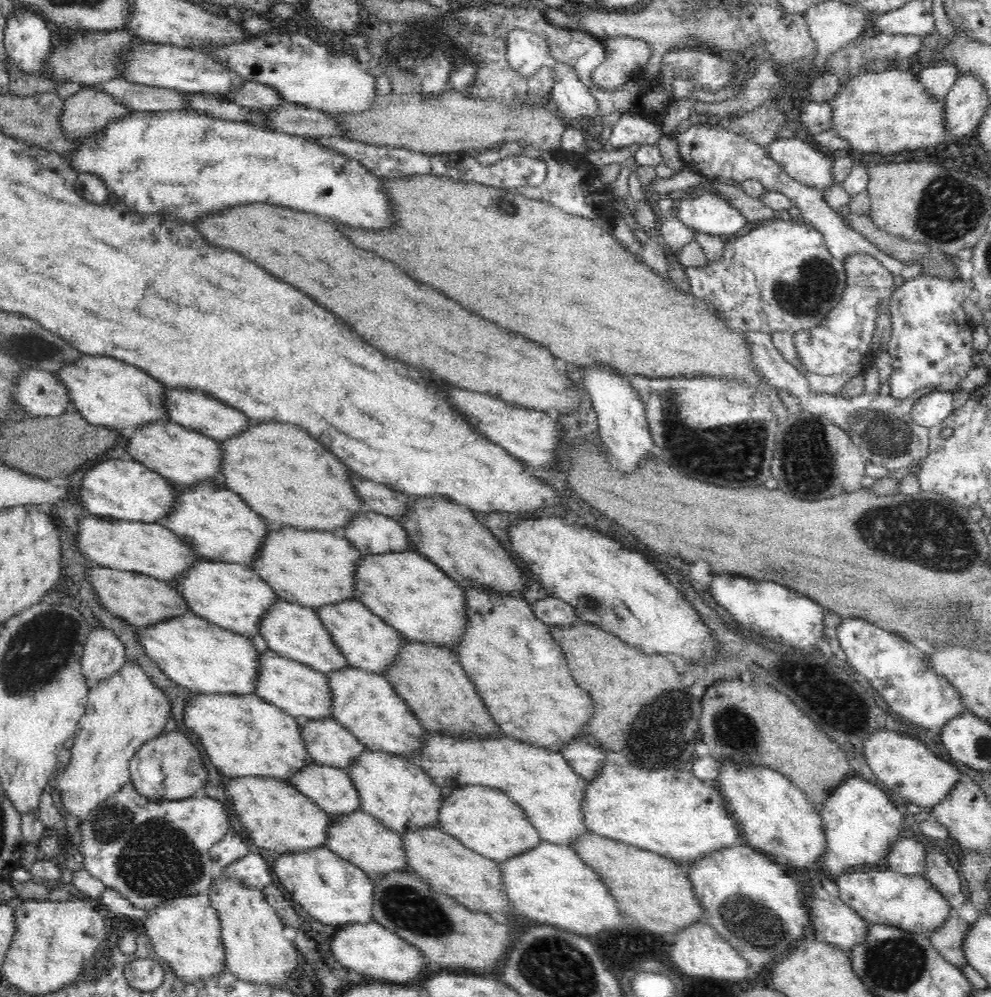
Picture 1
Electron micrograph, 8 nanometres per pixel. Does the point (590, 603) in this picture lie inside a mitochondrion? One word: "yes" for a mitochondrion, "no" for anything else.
yes

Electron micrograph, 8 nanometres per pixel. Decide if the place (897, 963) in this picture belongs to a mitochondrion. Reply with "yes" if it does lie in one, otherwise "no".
yes

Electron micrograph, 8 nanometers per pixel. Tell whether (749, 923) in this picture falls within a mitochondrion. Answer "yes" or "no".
yes

